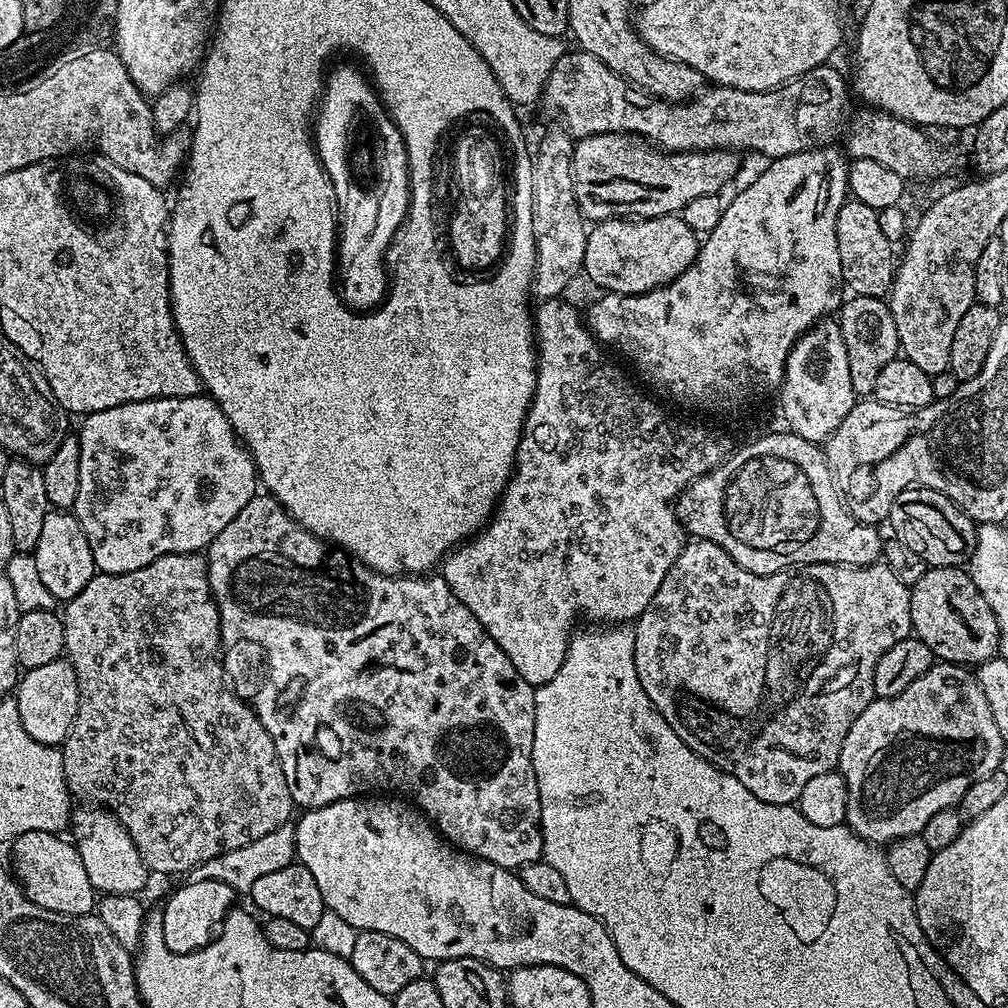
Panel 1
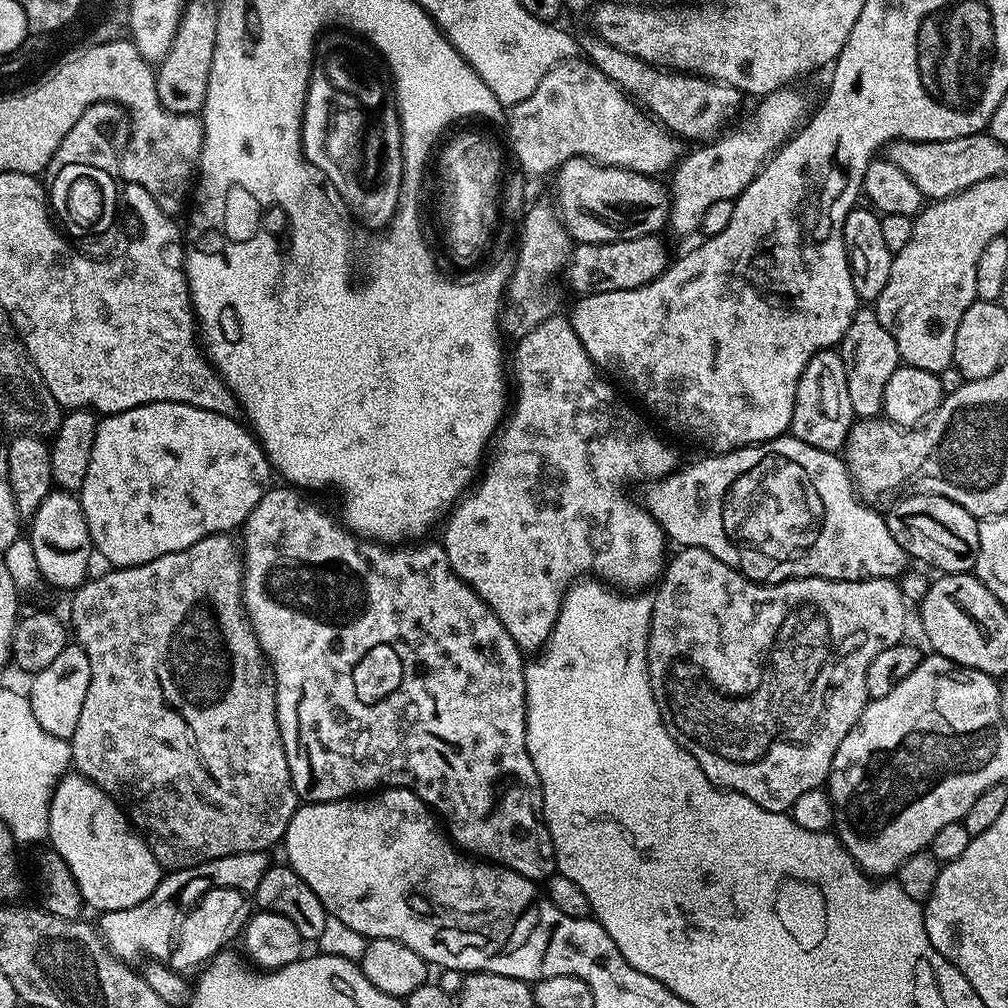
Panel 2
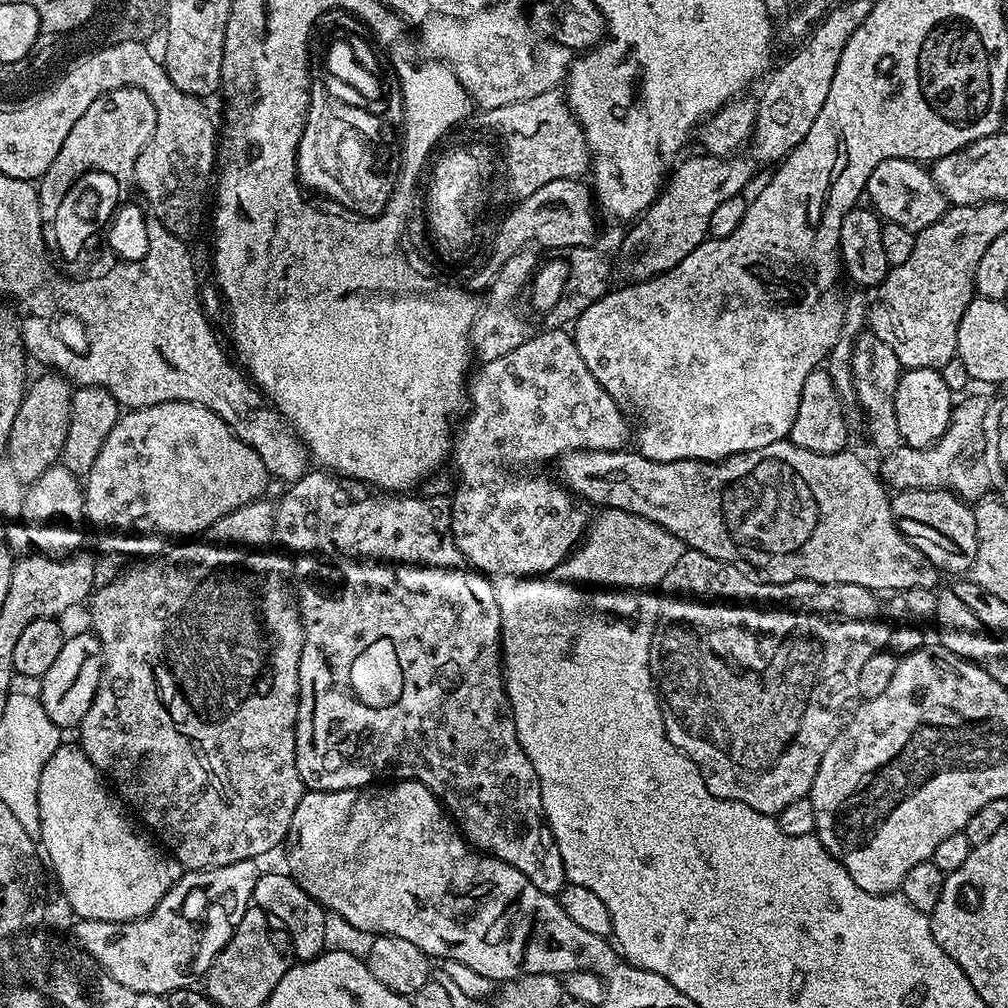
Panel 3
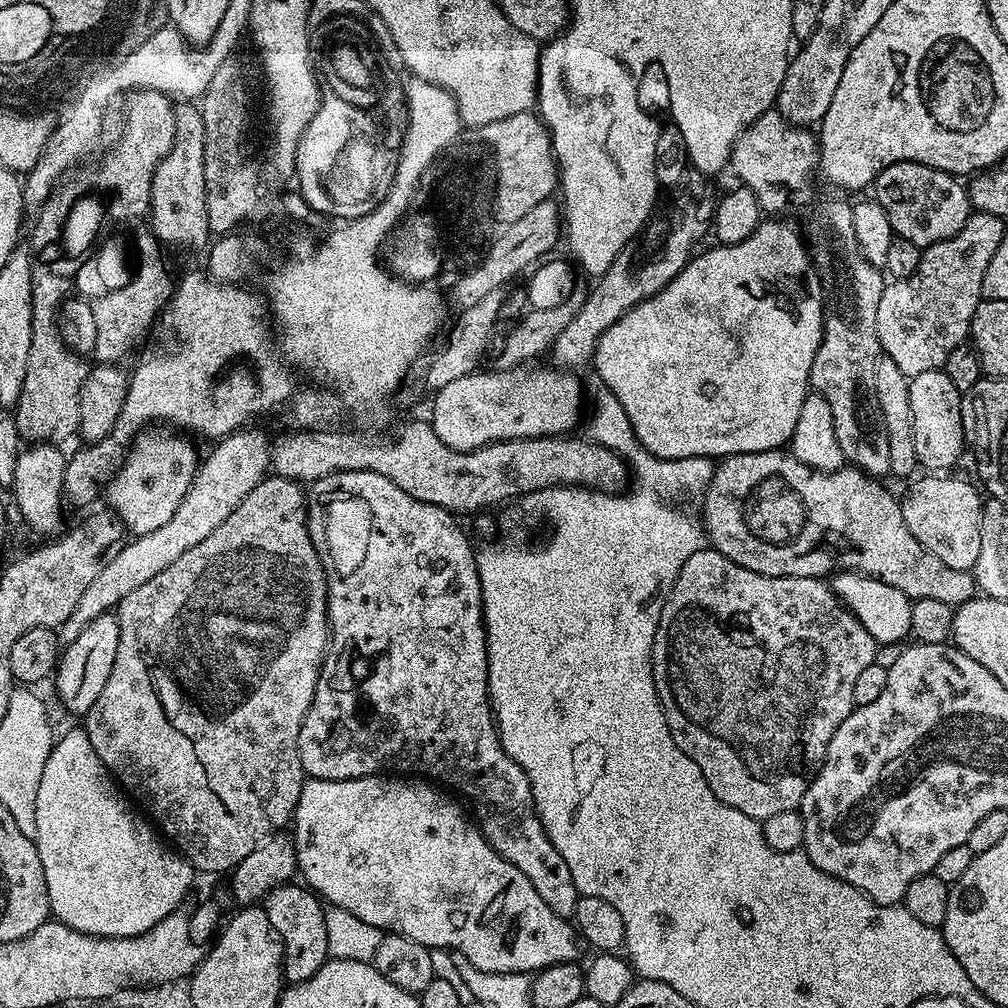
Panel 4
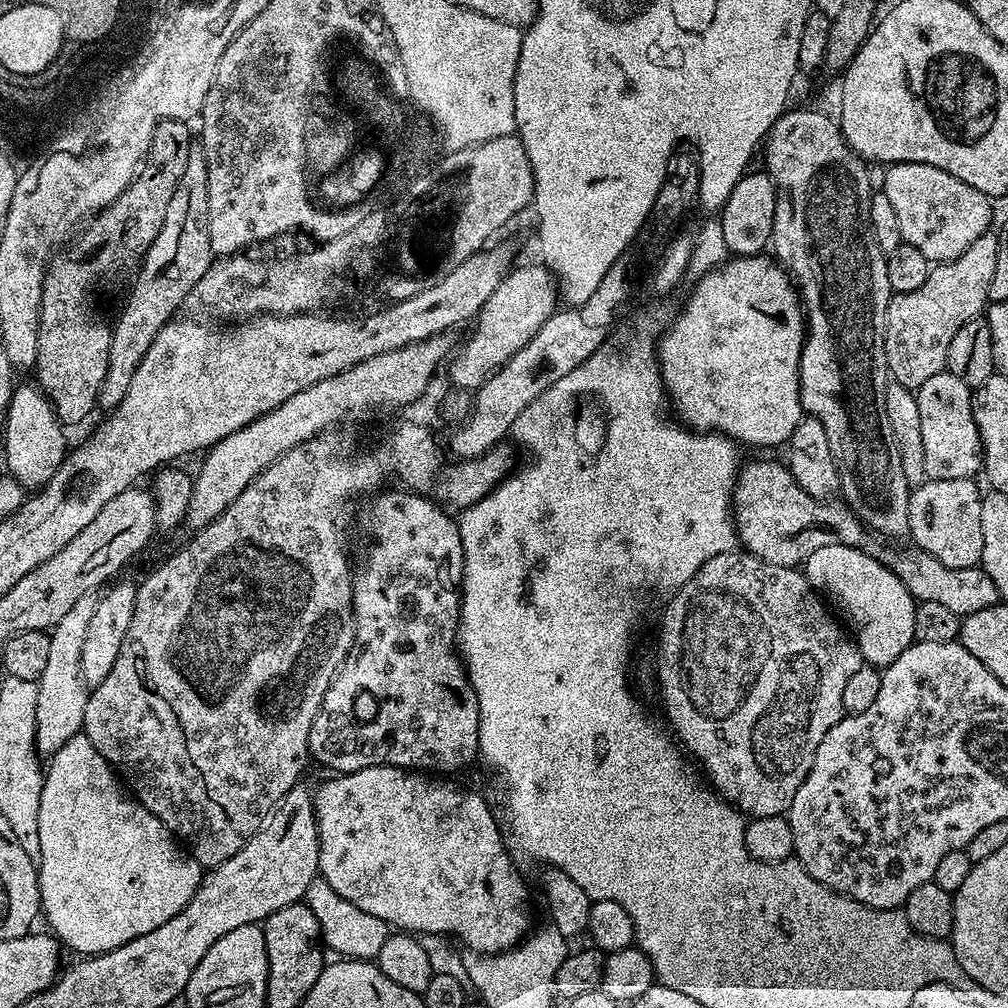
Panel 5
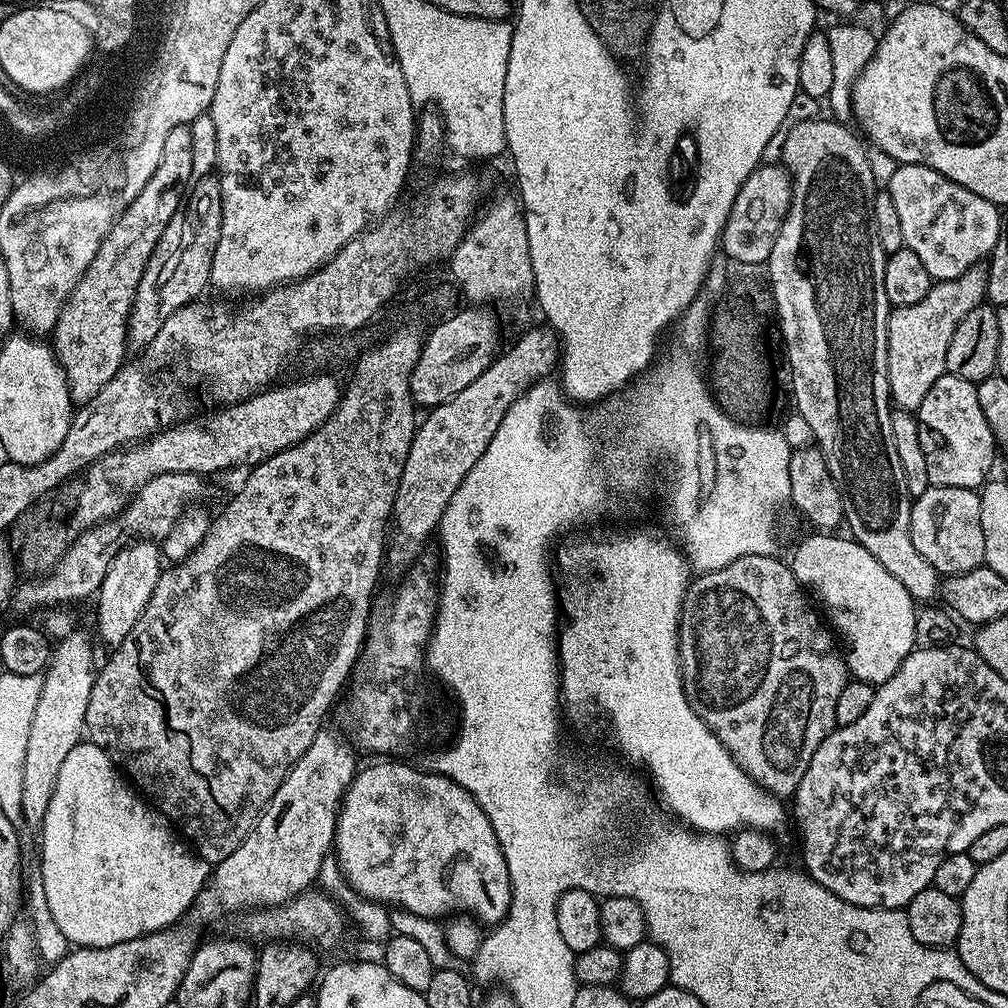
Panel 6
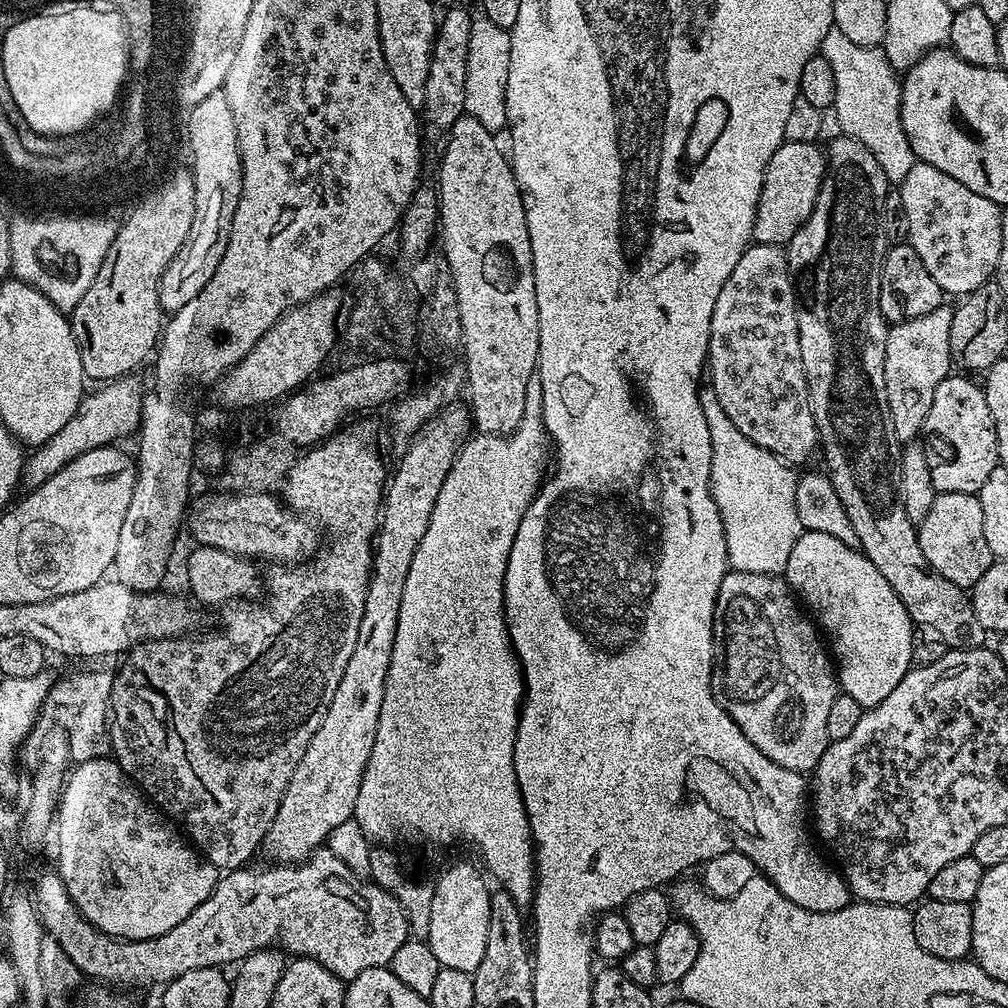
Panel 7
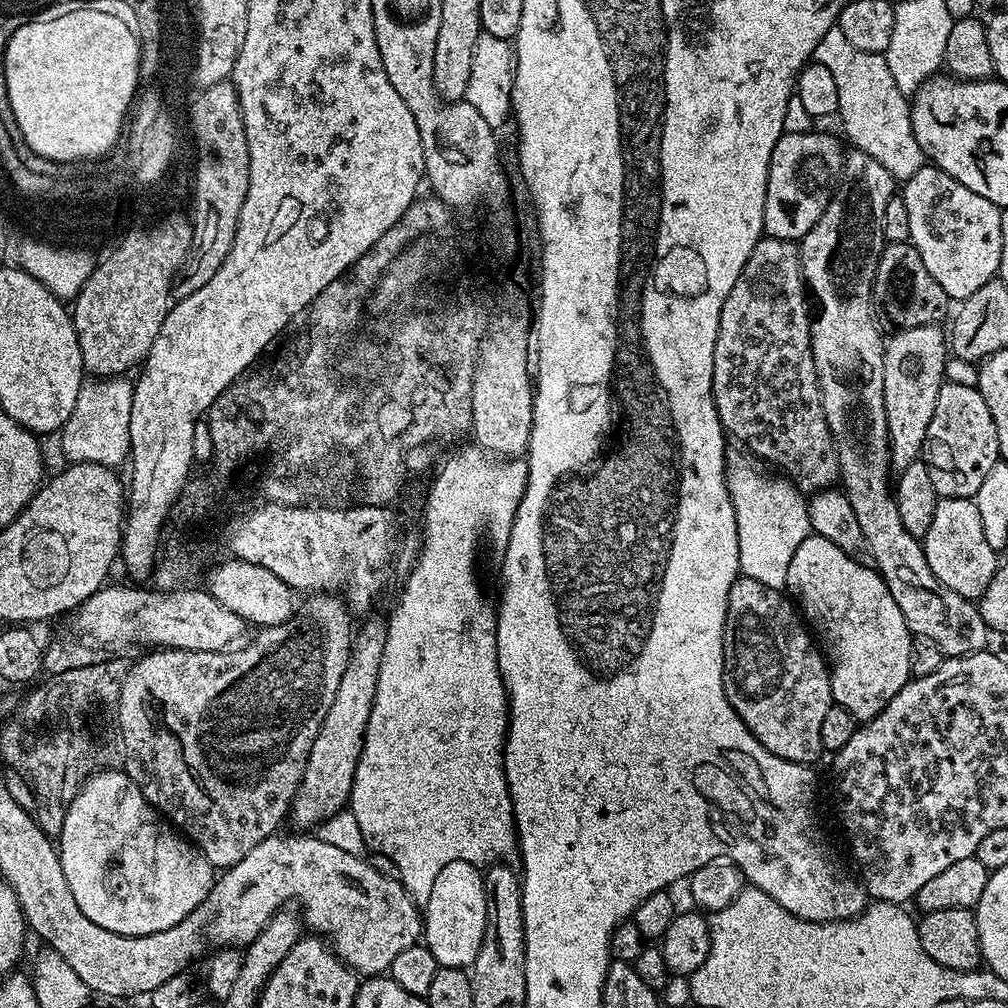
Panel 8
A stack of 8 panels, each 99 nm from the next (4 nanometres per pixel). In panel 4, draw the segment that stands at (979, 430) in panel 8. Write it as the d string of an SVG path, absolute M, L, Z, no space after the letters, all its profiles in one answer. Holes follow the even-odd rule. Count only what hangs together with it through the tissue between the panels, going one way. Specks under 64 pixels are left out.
M939 368L911 377L908 389L917 465L932 474L944 474L955 469L952 467L959 462L960 455L964 452L964 408L960 405L961 392Z

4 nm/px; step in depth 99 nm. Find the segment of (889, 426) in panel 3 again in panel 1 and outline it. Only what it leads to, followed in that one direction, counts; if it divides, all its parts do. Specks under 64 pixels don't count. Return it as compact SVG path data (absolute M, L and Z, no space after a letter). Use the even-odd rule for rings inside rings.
M852 296L841 303L838 309L838 323L842 330L842 338L846 342L846 358L850 362L850 386L857 397L871 397L876 390L878 374L882 374L882 366L886 366L886 362L897 359L900 352L898 326L894 326L894 314L890 314L887 303L881 297Z

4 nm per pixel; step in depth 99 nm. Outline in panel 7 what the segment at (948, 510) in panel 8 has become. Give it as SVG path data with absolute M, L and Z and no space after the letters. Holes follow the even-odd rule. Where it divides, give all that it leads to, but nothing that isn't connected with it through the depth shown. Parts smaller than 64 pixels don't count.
M970 492L939 493L926 510L926 516L918 521L916 537L929 568L962 589L971 590L994 563L990 545L986 543L986 533L982 531L979 495Z

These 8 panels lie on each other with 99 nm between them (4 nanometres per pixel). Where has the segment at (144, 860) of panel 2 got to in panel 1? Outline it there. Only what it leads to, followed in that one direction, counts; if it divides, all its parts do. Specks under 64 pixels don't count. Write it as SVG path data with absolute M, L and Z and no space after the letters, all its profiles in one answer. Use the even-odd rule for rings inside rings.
M80 806L70 816L70 834L78 853L86 866L87 877L97 893L117 896L118 894L143 893L144 883L150 879L150 873L142 862L142 854L134 846L130 834L118 822L107 808L99 806Z

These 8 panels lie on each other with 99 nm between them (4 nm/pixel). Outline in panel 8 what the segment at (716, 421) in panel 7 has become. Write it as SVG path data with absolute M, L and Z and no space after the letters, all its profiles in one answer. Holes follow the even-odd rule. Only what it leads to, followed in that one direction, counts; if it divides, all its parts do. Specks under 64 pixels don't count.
M729 463L726 475L738 526L741 573L771 588L783 589L794 553L808 536L813 535L807 503L787 483L766 480L748 464Z

